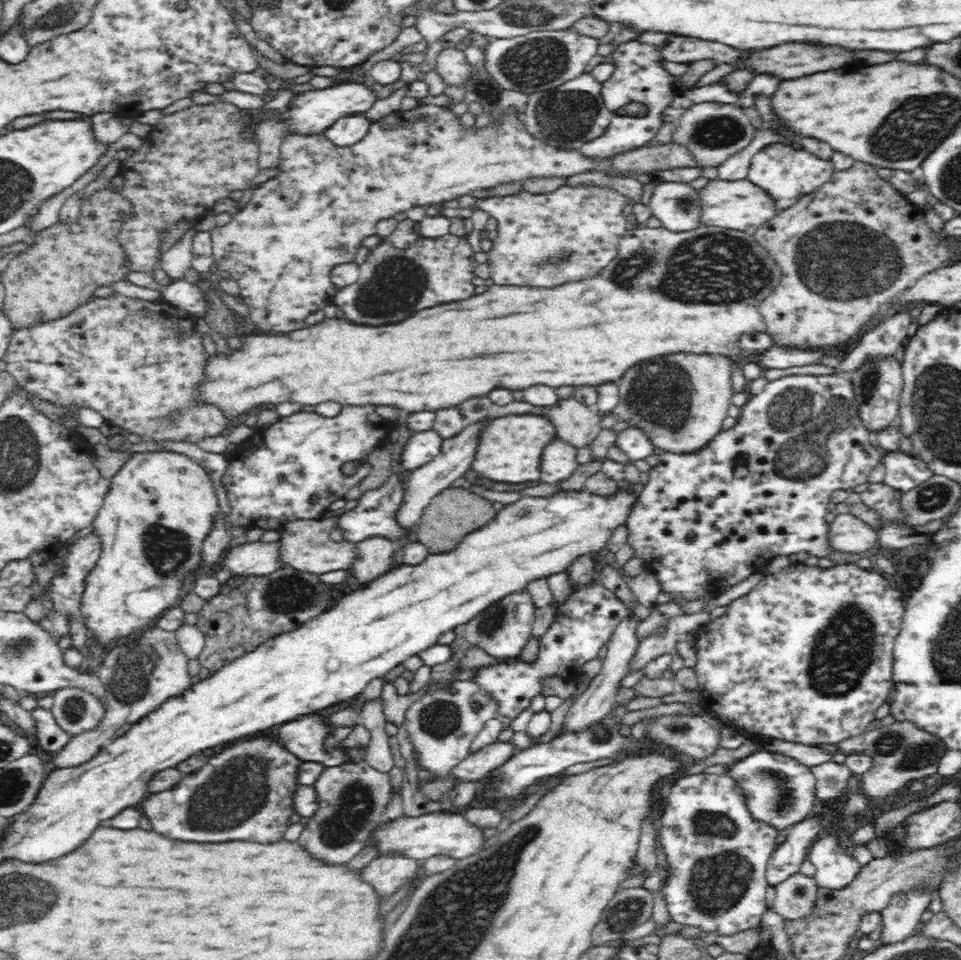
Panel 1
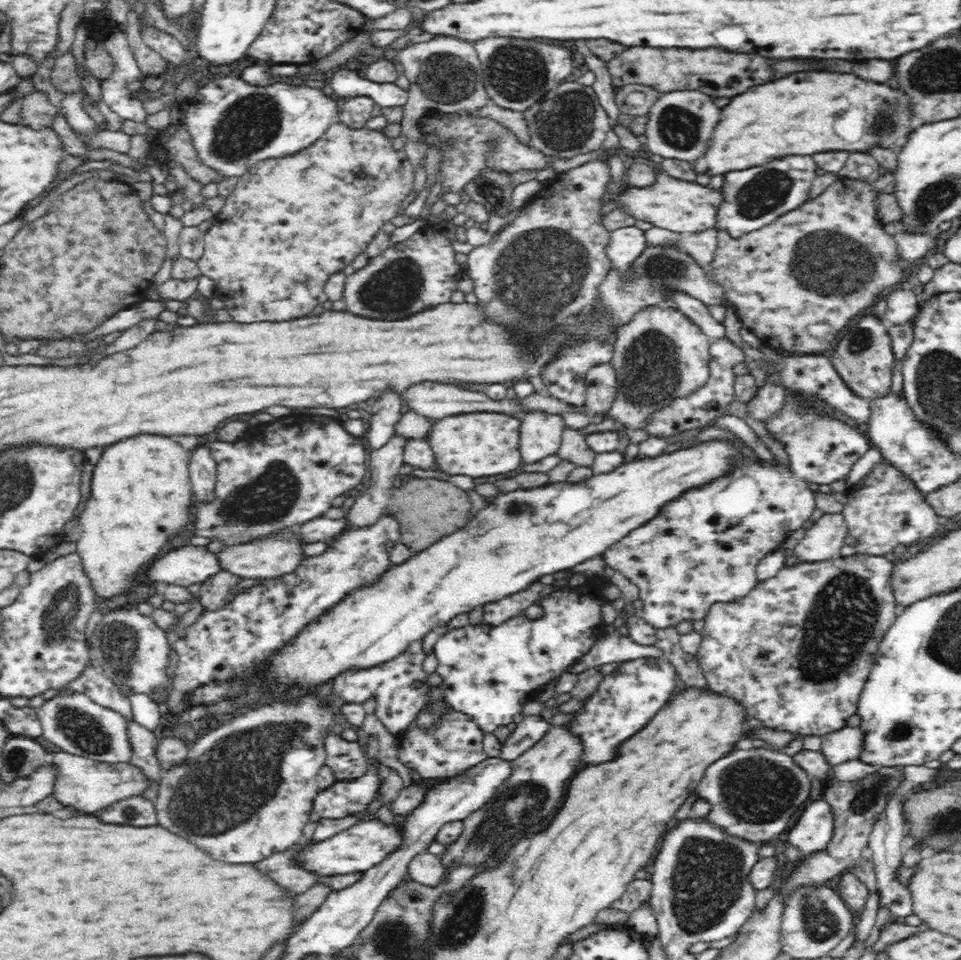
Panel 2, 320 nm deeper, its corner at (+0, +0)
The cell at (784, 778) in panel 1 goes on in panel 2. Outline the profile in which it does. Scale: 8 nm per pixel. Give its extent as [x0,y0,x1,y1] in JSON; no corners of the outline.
[696,750,810,844]

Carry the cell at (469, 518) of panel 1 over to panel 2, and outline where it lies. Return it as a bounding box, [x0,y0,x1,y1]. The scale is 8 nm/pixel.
[385,478,470,551]

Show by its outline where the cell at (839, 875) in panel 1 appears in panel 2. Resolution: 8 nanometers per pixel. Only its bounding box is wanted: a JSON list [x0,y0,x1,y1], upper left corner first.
[786,800,835,855]

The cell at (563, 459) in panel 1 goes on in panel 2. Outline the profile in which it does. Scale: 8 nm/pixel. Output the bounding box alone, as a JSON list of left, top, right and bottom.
[520,412,565,464]

